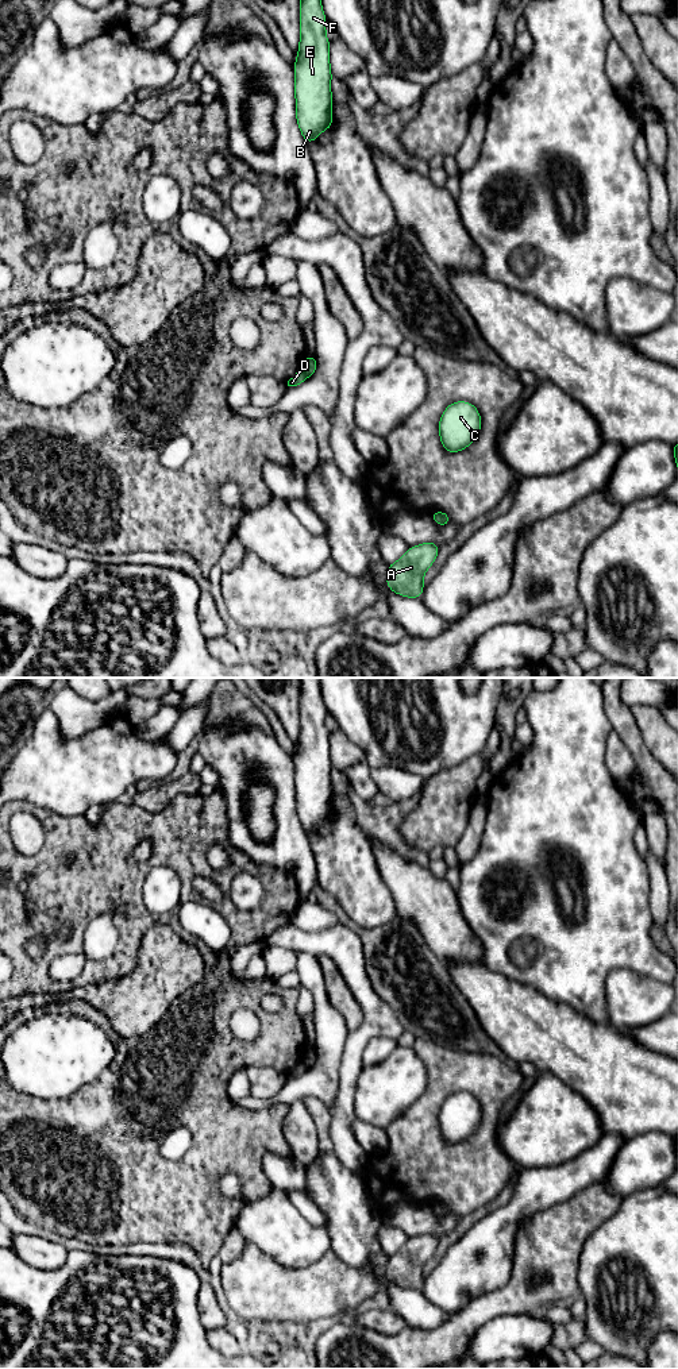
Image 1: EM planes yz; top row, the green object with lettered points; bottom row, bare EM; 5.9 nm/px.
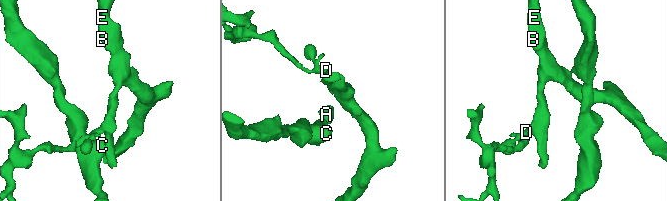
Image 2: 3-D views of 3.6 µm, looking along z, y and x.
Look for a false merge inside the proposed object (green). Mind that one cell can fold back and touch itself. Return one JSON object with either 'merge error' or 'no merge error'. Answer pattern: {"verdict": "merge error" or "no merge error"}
{"verdict": "merge error"}

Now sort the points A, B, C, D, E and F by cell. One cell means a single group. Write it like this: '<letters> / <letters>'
A B C E F / D

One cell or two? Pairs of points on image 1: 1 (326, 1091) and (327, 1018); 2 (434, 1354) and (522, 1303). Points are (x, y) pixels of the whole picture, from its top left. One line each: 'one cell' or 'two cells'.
1: one cell
2: one cell

